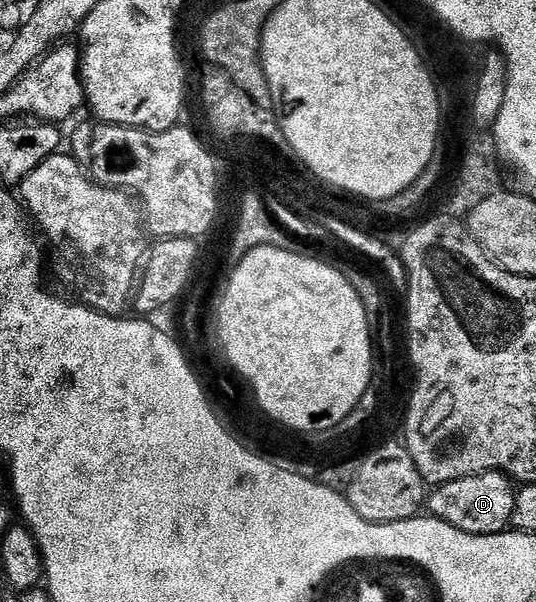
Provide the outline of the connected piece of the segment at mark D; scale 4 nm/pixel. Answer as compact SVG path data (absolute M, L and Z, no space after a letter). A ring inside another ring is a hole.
M492 470L463 476L459 480L451 480L436 487L428 495L427 510L432 517L451 524L451 528L459 532L475 536L491 536L504 534L510 529L516 499L517 490L513 479L499 470Z

